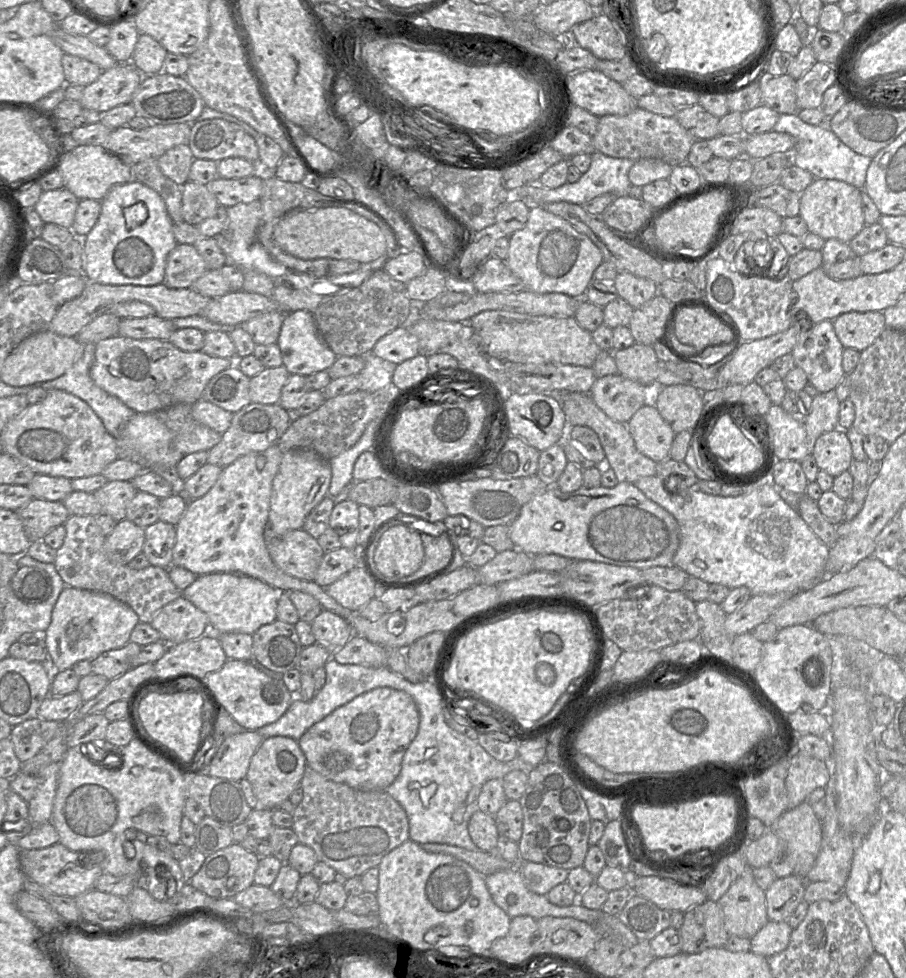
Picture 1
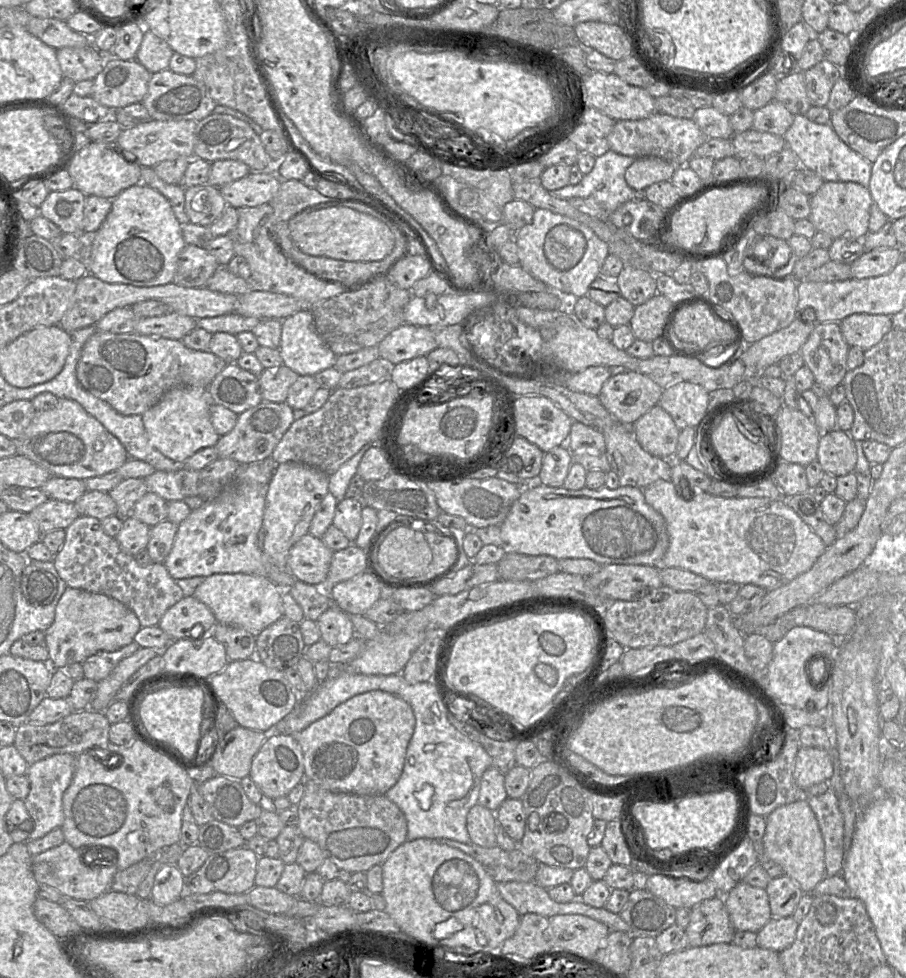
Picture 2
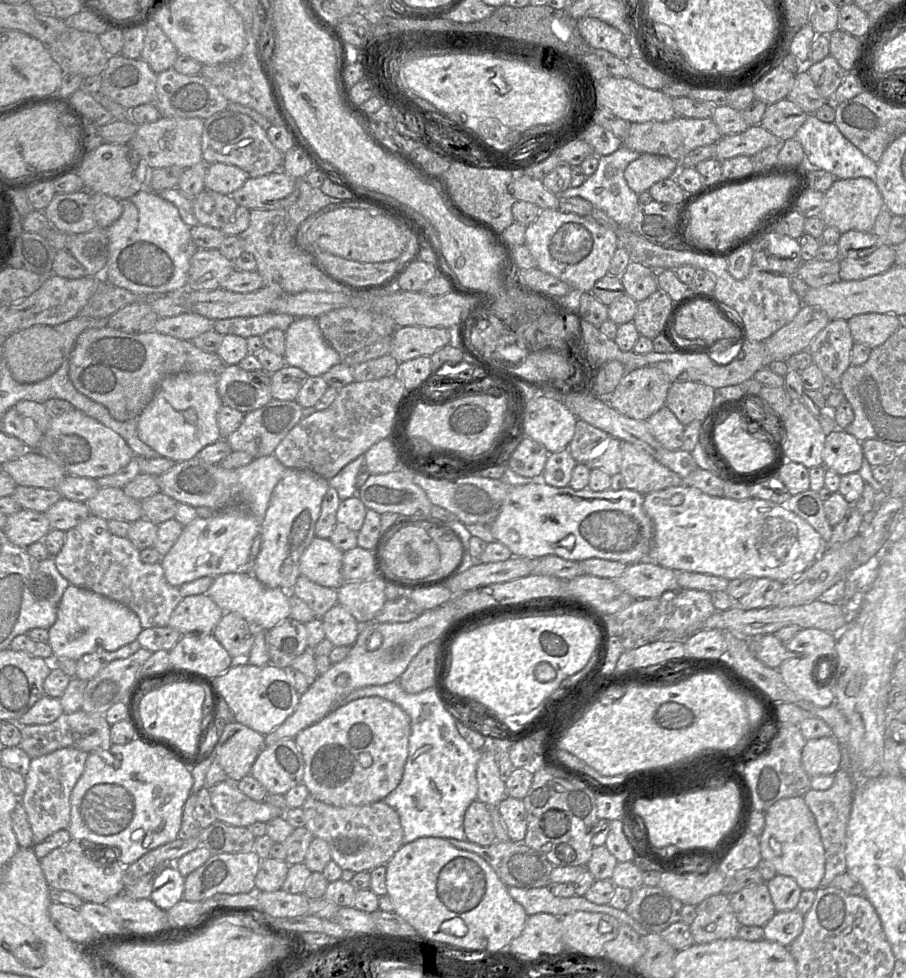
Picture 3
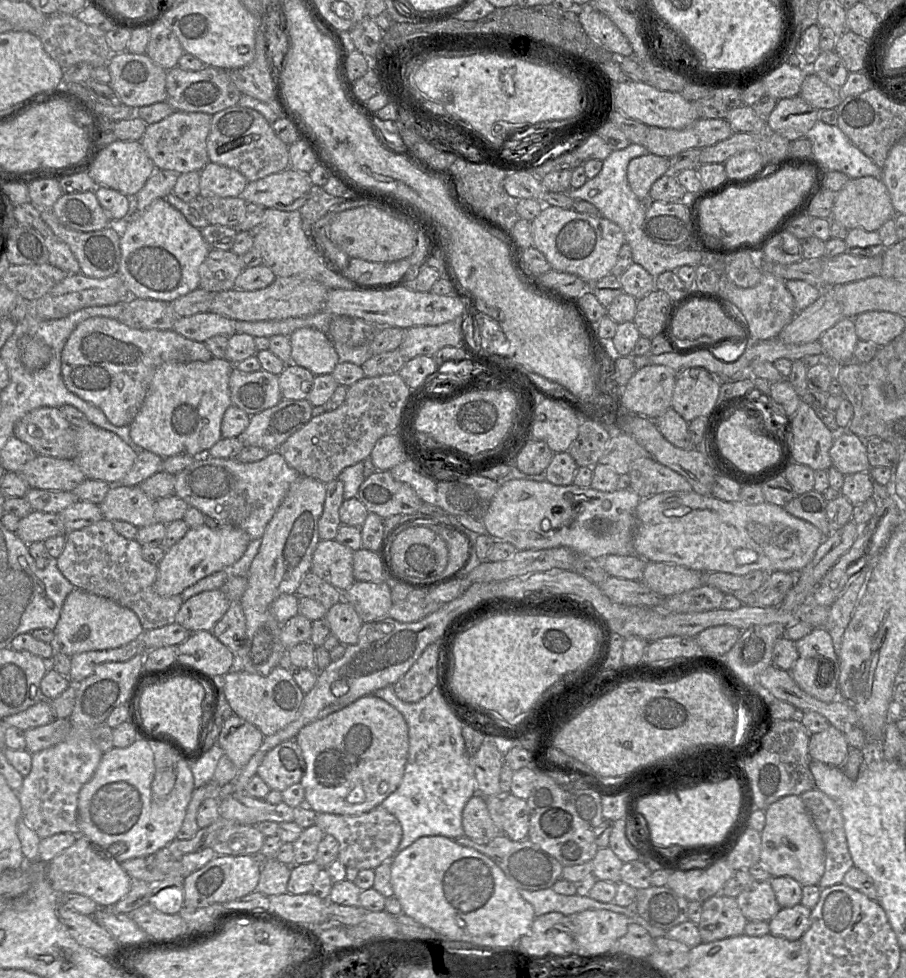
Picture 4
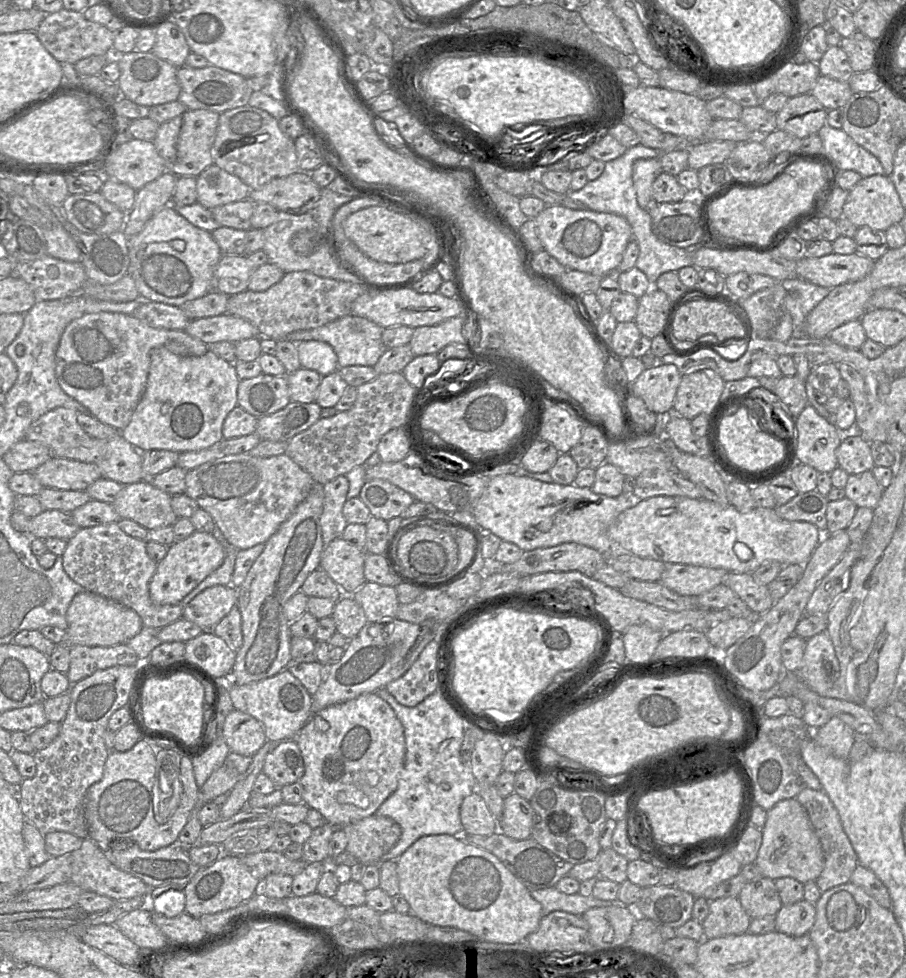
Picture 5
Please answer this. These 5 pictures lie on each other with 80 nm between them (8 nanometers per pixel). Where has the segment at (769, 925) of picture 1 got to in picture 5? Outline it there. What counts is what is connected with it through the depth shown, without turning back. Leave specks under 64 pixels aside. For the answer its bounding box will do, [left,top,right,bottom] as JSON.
[775,899,816,936]

